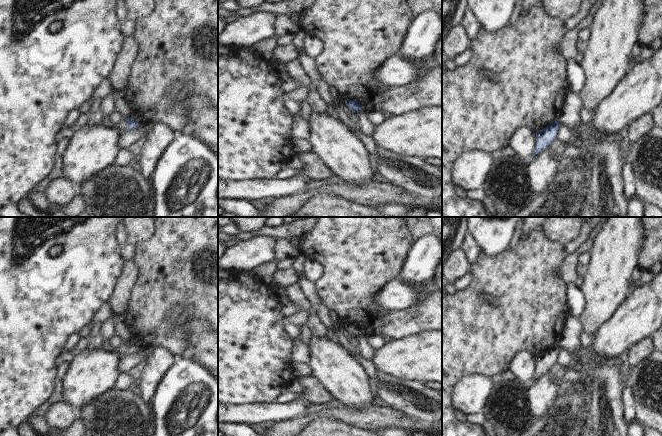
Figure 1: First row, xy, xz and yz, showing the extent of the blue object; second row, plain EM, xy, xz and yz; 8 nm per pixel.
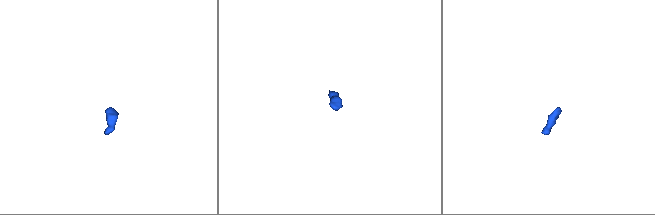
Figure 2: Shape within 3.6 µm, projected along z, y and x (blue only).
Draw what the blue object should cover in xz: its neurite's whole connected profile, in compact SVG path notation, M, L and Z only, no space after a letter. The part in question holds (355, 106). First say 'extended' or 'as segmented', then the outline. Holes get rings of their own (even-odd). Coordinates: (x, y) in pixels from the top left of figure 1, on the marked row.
as segmented | M345 100L344 103L351 109L353 112L358 113L363 111L363 106L356 100Z

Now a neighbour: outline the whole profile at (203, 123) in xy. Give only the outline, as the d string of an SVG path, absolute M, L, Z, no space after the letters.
M204 95L190 97L190 121L185 130L203 140L218 156L218 109Z

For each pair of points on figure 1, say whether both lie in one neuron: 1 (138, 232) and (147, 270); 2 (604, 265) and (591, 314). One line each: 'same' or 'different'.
1: different
2: same

